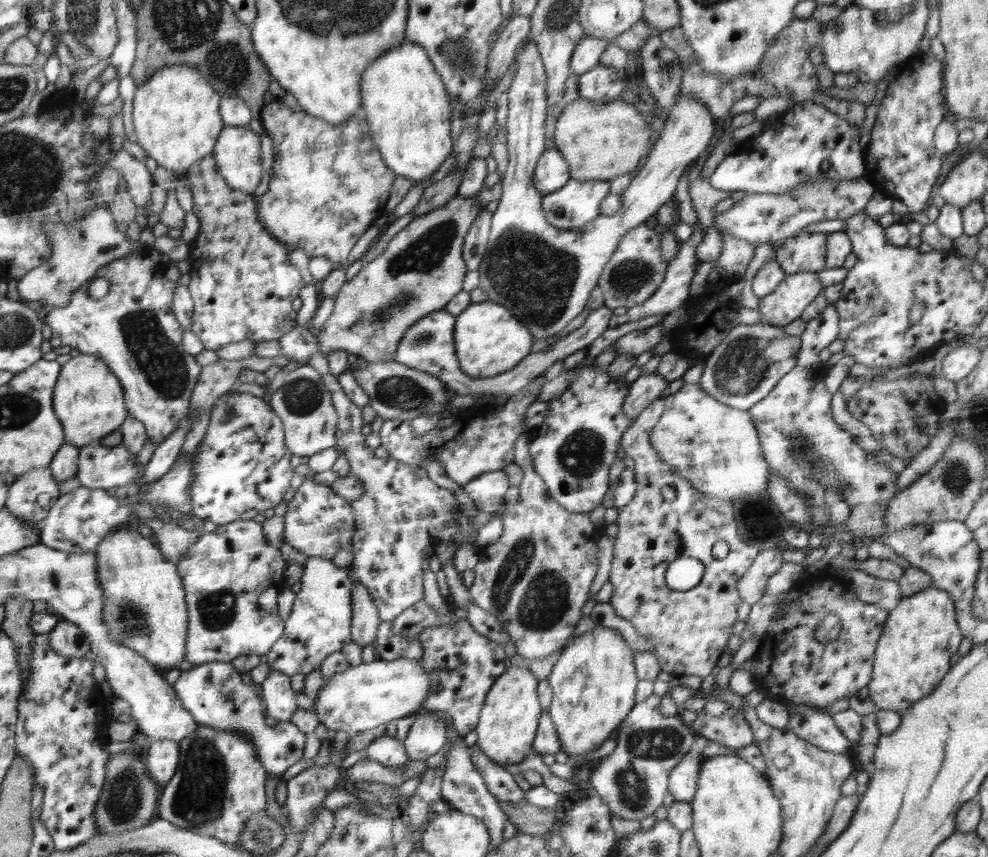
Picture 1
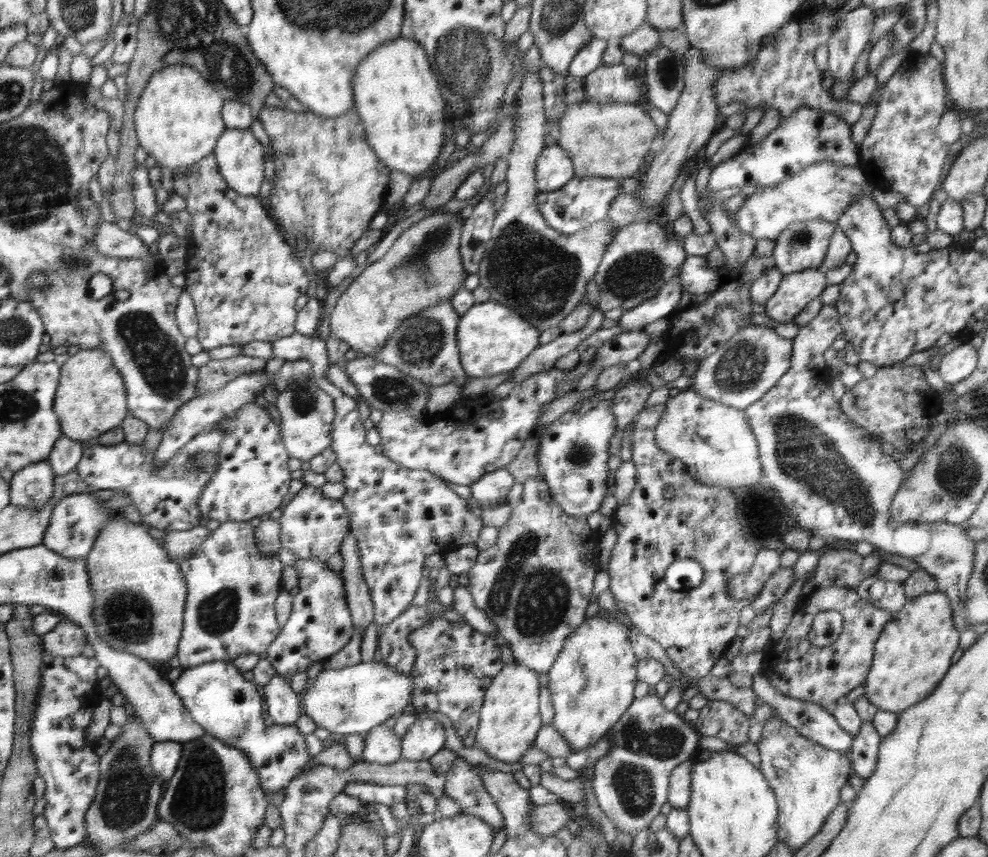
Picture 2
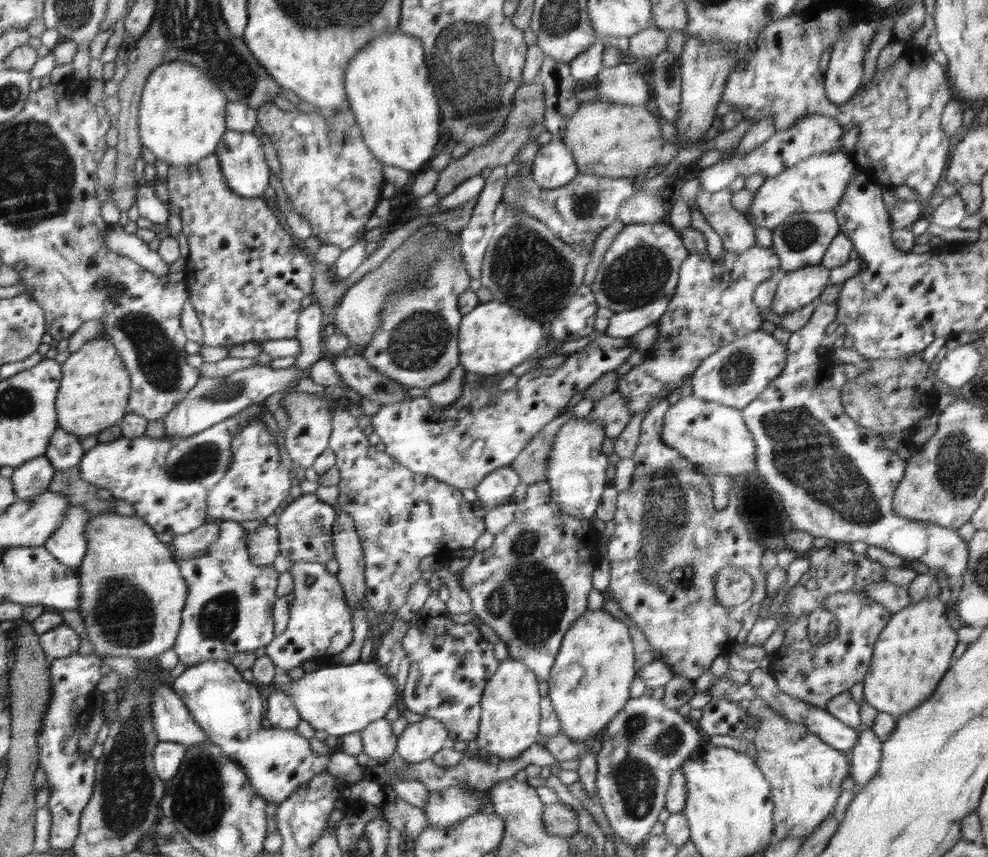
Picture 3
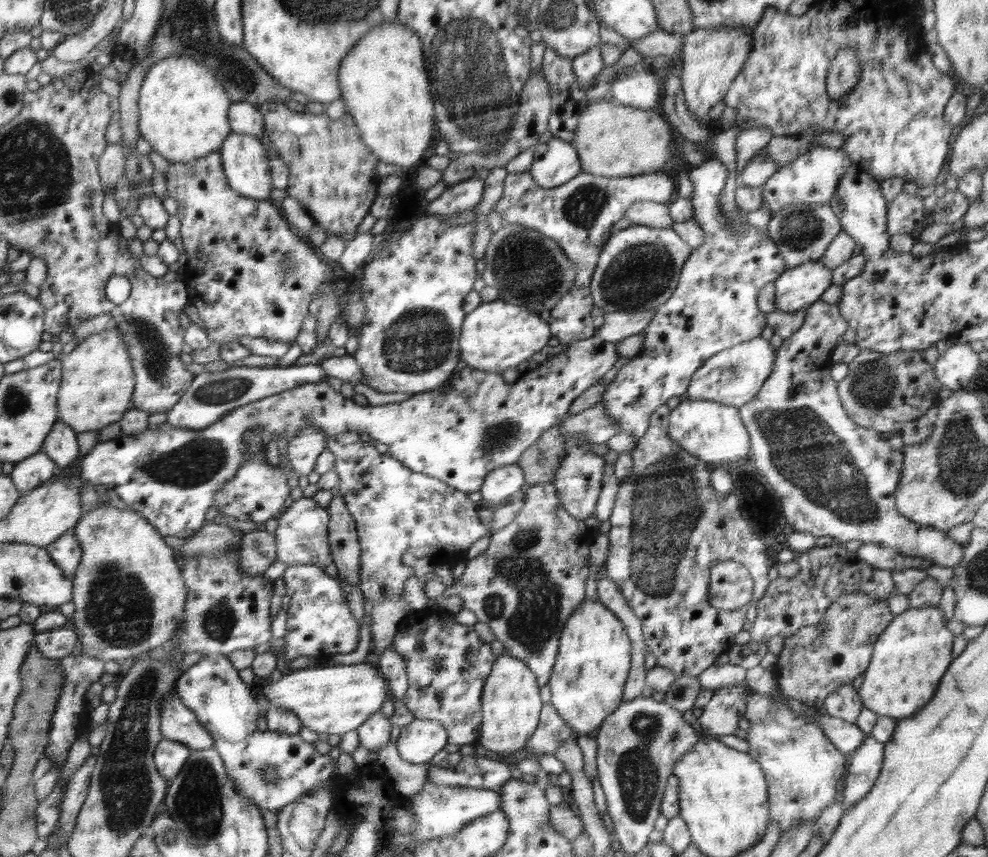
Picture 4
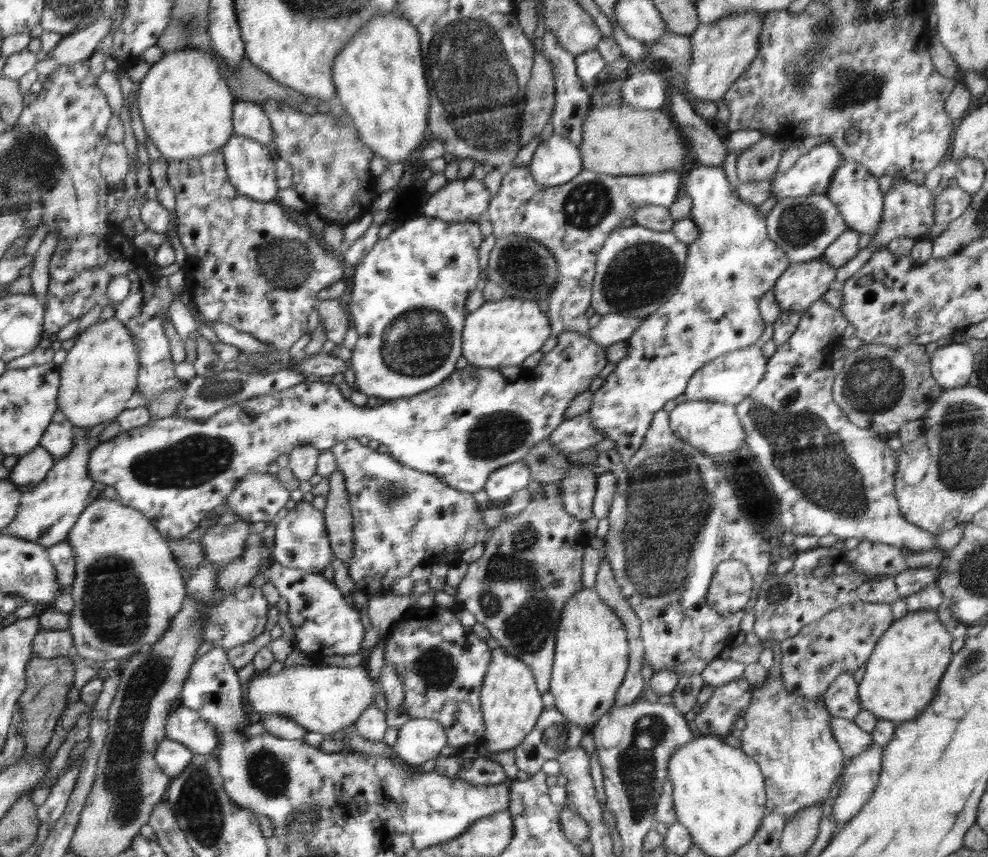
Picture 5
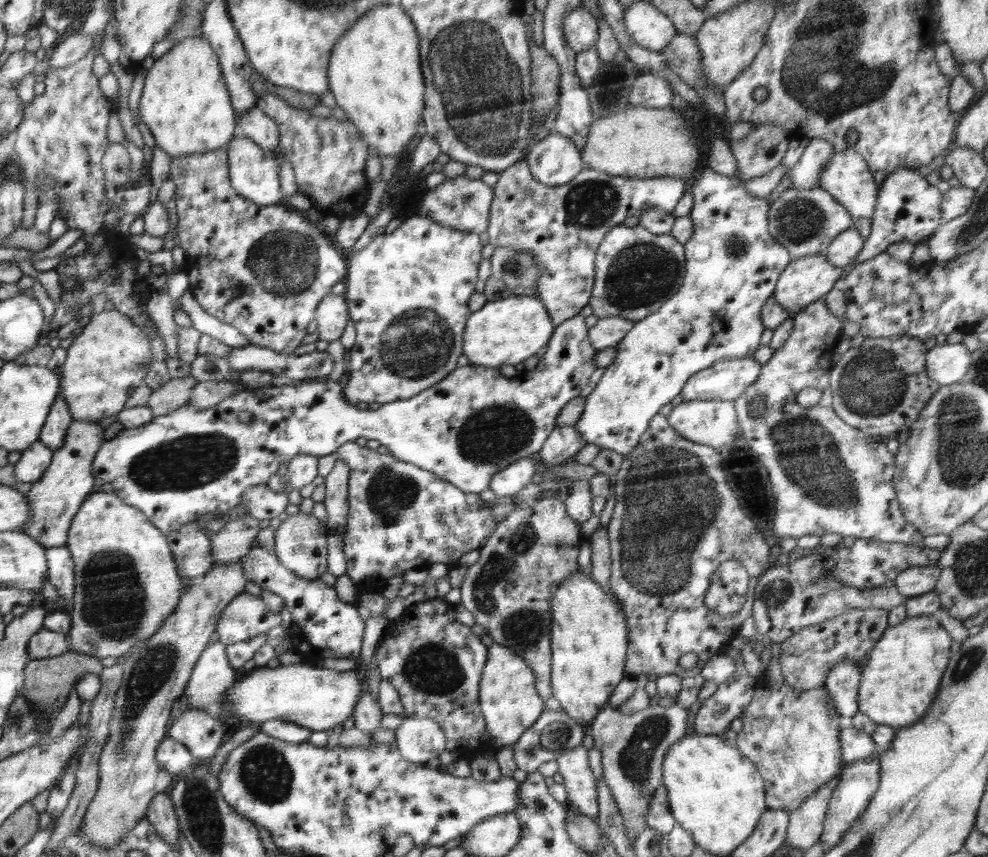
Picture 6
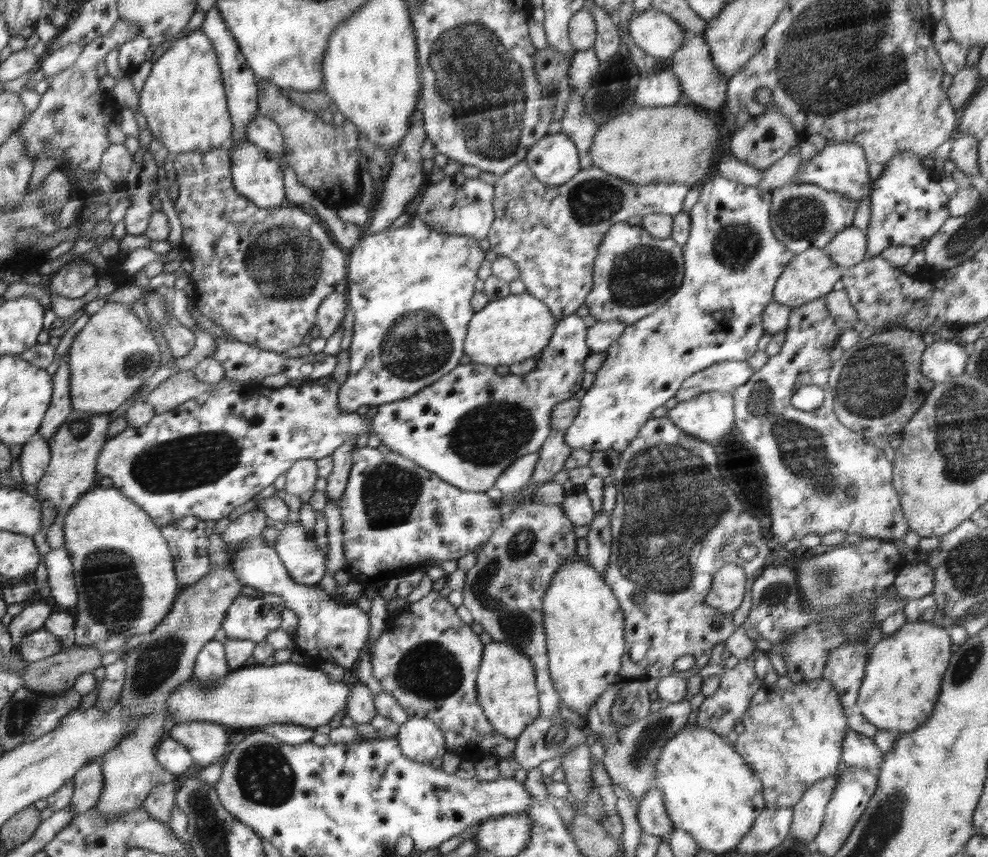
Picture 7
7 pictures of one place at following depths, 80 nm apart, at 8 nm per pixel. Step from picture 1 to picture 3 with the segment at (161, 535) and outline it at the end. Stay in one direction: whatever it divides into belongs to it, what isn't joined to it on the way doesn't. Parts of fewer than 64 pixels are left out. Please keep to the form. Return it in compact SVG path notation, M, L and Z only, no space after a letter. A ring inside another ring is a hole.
M206 523L186 534L174 535L174 541L171 542L174 547L175 556L178 564L182 561L202 556L206 549L217 541L220 529L217 523Z

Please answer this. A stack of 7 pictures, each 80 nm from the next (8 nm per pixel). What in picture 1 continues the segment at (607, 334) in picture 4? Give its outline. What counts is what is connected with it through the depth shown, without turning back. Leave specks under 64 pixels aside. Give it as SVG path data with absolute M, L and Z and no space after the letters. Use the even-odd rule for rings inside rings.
M698 224L693 228L692 236L680 244L674 260L666 267L665 279L656 292L640 306L627 310L628 320L642 320L646 316L654 316L664 312L670 313L690 300L690 283L697 266L696 246L705 235L705 227Z

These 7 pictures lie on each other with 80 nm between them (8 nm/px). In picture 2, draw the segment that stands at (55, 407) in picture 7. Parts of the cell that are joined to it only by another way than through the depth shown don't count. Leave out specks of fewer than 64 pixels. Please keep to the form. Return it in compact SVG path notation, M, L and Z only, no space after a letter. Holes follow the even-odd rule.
M63 434L52 447L47 461L52 465L53 472L63 478L68 472L74 471L80 462L84 446L80 441L68 438Z

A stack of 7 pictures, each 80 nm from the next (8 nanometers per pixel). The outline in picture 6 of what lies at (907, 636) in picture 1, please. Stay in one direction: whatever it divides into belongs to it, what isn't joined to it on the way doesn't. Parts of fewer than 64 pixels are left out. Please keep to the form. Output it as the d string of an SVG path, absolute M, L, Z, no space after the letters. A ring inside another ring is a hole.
M932 615L908 617L901 624L889 627L876 642L870 652L866 668L861 672L860 686L857 694L859 710L878 724L887 724L895 730L916 724L930 708L937 696L942 676L949 664L952 652L952 639L948 632Z

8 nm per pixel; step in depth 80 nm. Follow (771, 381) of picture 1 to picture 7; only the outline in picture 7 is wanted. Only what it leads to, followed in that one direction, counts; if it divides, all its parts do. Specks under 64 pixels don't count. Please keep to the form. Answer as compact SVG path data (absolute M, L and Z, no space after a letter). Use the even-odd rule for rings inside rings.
M726 360L712 364L689 376L676 391L674 398L679 402L692 400L700 394L718 391L733 395L754 374L747 361Z

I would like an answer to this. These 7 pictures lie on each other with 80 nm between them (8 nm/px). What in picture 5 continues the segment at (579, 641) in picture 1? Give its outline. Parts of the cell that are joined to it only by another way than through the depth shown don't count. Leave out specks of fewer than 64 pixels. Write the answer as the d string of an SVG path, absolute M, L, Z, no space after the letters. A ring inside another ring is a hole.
M580 587L562 608L560 626L556 632L554 664L551 671L549 692L555 698L555 707L578 728L589 731L614 706L618 688L626 677L629 668L629 643L624 624L615 612L600 600L595 587Z

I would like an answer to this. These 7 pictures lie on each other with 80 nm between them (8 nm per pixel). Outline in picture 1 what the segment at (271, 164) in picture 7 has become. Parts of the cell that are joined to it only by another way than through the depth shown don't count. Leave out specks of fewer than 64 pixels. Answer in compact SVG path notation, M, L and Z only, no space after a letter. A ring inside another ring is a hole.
M248 126L227 127L217 140L214 158L231 188L253 193L260 183L260 136Z

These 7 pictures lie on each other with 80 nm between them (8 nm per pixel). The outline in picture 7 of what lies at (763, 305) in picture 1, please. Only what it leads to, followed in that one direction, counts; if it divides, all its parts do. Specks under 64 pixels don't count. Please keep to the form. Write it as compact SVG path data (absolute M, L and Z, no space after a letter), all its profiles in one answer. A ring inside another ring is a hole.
M810 248L810 250L802 252L802 254L795 255L794 259L790 260L790 263L784 268L775 282L773 300L792 309L798 308L801 304L825 296L825 294L838 287L845 271L838 264L834 264L824 250Z

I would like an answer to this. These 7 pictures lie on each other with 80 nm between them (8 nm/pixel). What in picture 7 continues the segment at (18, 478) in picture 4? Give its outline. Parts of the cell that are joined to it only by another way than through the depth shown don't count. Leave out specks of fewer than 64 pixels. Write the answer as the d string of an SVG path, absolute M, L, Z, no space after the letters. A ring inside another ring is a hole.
M38 438L30 441L22 447L21 455L22 478L28 483L34 485L38 483L52 462L52 449L49 447L48 441Z

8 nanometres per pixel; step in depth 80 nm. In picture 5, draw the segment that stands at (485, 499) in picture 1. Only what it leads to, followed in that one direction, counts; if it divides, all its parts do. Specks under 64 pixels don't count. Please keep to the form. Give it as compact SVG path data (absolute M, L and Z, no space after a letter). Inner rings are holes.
M519 460L492 472L483 490L488 494L489 505L497 505L505 503L514 492L531 486L534 484L530 469L524 460Z

